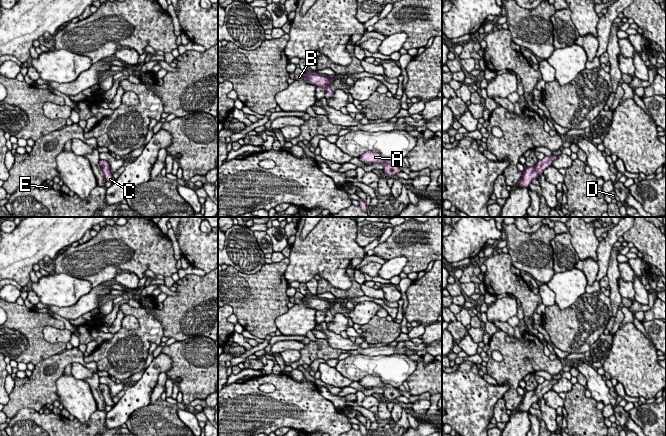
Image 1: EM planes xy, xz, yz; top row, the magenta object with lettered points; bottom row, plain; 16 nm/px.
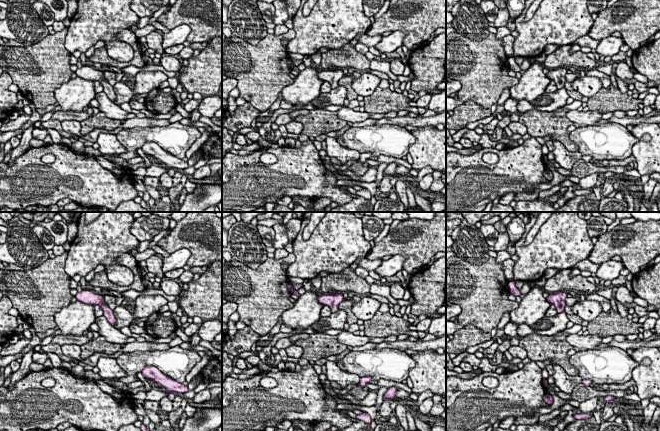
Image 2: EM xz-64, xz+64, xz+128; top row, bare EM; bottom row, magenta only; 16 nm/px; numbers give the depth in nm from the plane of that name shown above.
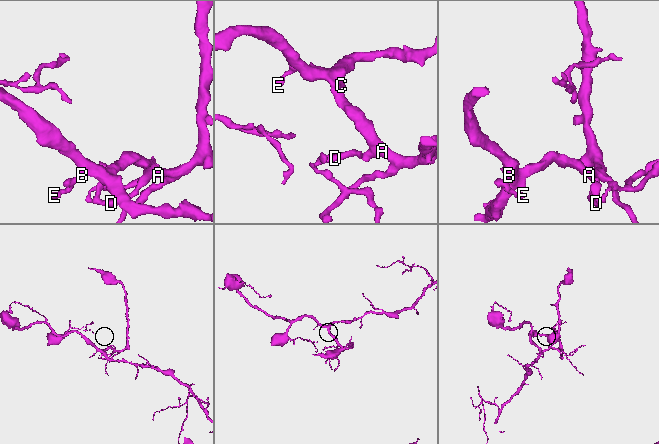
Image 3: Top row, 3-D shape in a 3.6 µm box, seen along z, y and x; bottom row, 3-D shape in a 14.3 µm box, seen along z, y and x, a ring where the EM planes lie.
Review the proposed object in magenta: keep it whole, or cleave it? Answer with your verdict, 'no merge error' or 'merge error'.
no merge error

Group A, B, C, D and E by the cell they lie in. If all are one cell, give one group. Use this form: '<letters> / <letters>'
A B C D E

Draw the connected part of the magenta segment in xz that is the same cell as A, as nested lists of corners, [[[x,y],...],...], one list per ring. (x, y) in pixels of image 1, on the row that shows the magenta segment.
[[[367,151],[363,155],[359,157],[361,162],[366,163],[374,163],[374,162],[381,162],[384,166],[384,173],[387,174],[389,177],[396,175],[402,170],[399,168],[398,164],[395,164],[389,160],[383,159],[379,153],[374,151]]]

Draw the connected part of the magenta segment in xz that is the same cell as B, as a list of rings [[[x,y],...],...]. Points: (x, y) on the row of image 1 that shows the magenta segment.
[[[307,73],[295,75],[295,80],[306,79],[310,84],[325,89],[325,98],[330,99],[333,96],[334,90],[331,89],[331,82],[339,77],[329,78],[317,73]]]

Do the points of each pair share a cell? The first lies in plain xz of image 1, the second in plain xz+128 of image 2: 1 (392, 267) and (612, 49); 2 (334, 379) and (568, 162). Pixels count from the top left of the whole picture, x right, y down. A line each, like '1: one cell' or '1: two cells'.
1: one cell
2: one cell

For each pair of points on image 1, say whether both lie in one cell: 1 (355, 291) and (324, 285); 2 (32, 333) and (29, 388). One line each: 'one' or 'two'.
1: one
2: two

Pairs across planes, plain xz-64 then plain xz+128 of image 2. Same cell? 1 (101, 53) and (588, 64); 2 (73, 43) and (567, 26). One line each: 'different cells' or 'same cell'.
1: same cell
2: same cell

